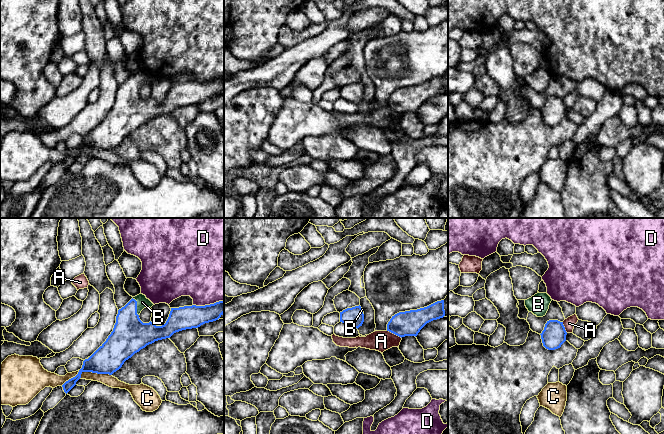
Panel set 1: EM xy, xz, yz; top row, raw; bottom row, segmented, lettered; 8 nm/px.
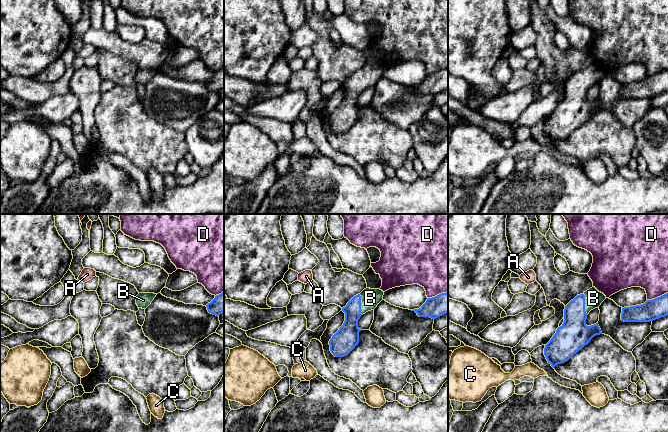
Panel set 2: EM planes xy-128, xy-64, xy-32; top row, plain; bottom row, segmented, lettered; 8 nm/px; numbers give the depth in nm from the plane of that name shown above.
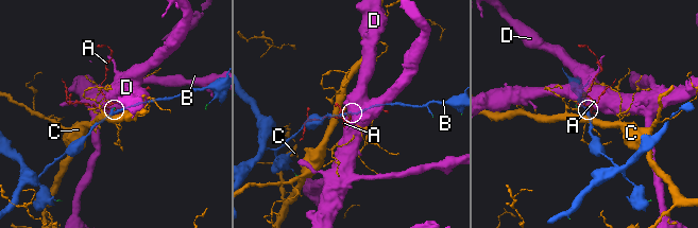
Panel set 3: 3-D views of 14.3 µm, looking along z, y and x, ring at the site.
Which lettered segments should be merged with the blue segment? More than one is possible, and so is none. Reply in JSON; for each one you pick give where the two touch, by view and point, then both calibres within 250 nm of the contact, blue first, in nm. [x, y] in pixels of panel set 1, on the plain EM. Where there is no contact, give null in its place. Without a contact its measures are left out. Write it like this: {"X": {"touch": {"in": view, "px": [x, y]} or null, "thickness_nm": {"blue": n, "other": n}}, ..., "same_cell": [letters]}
{"B": {"touch": {"in": "xy", "px": [136, 82]}, "thickness_nm": {"blue": 280, "other": 100}}, "same_cell": ["B"]}

